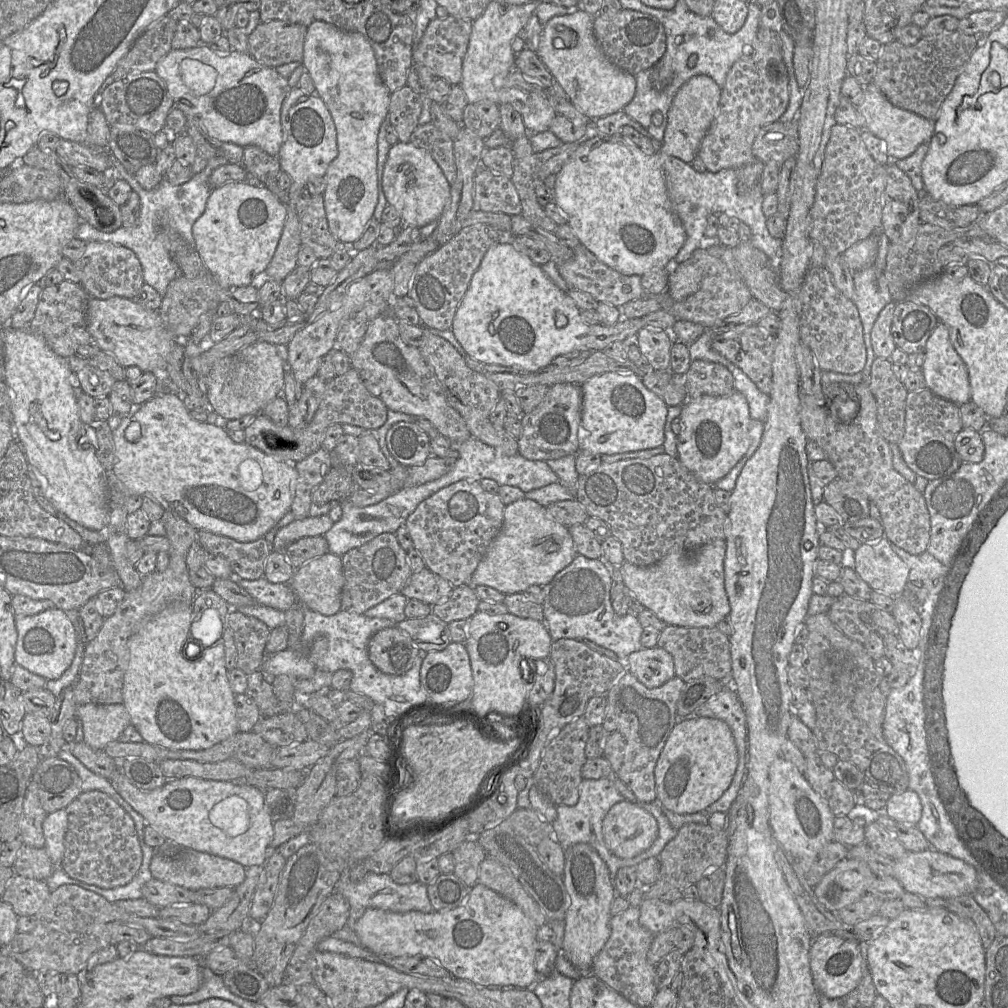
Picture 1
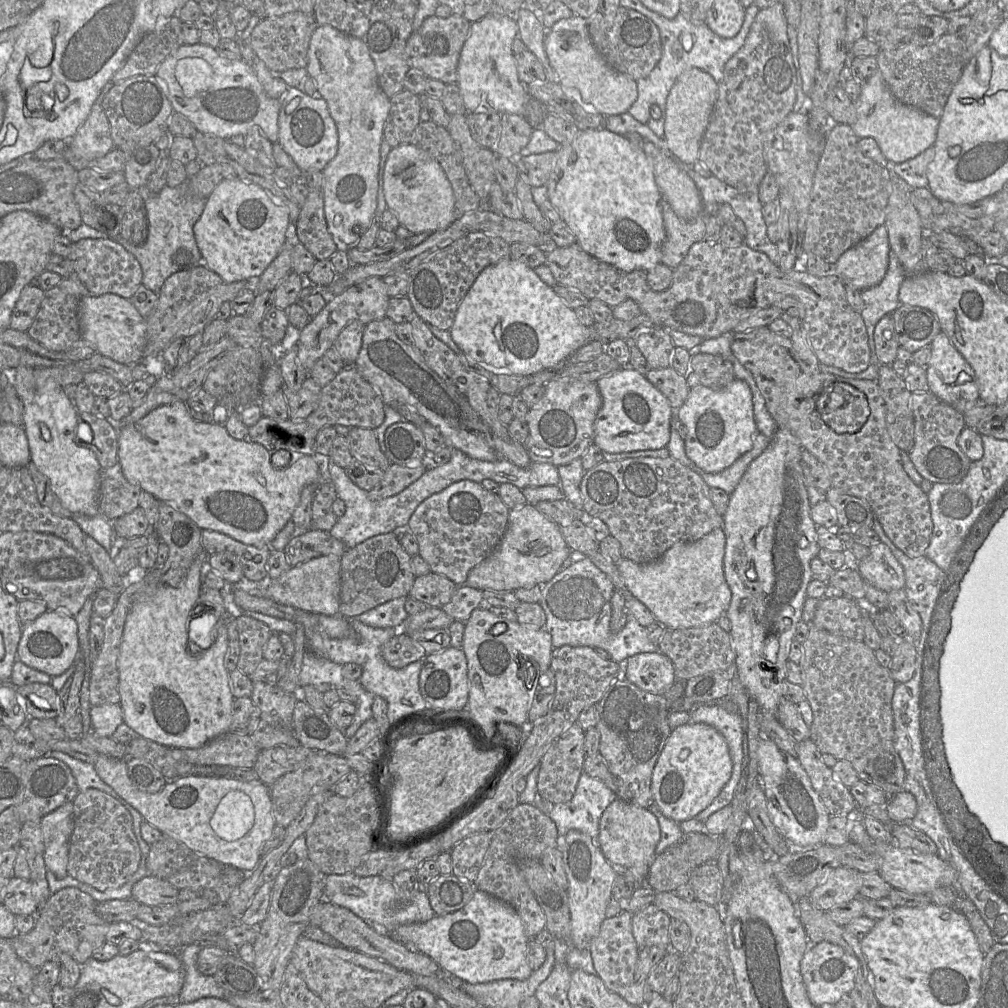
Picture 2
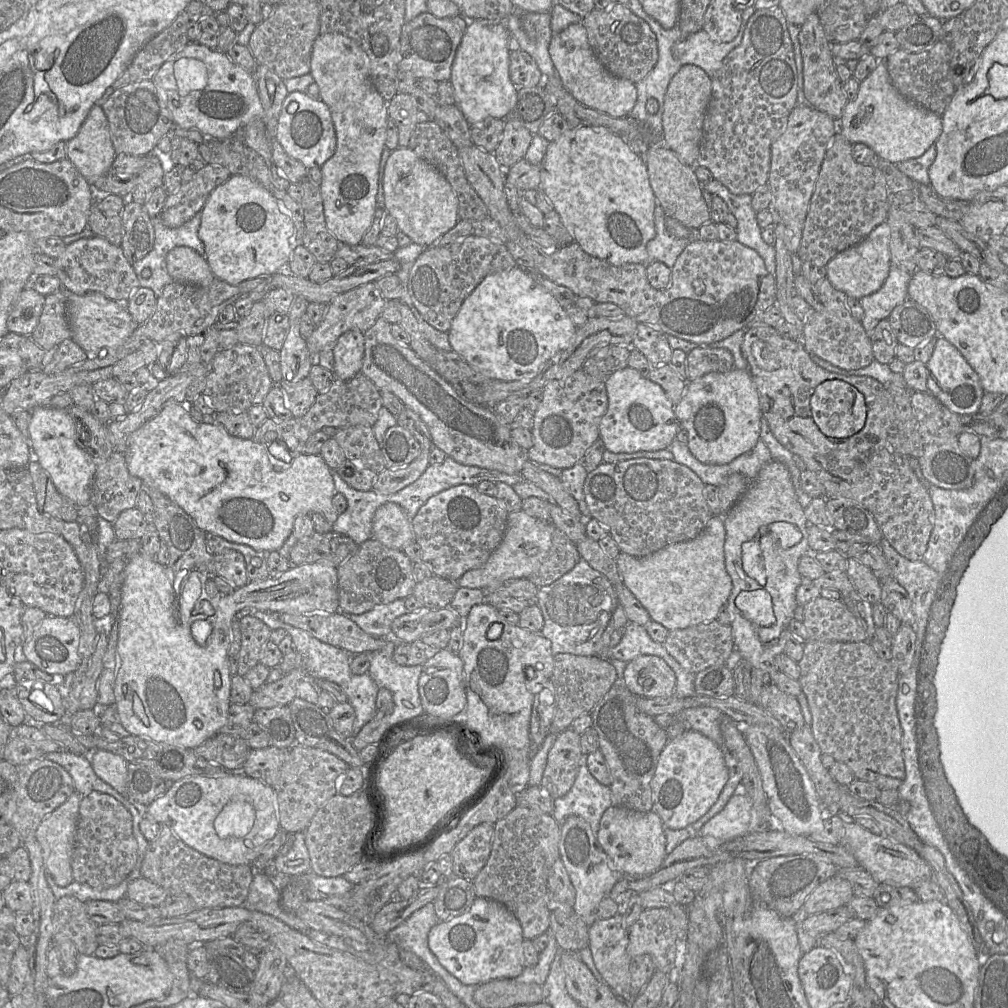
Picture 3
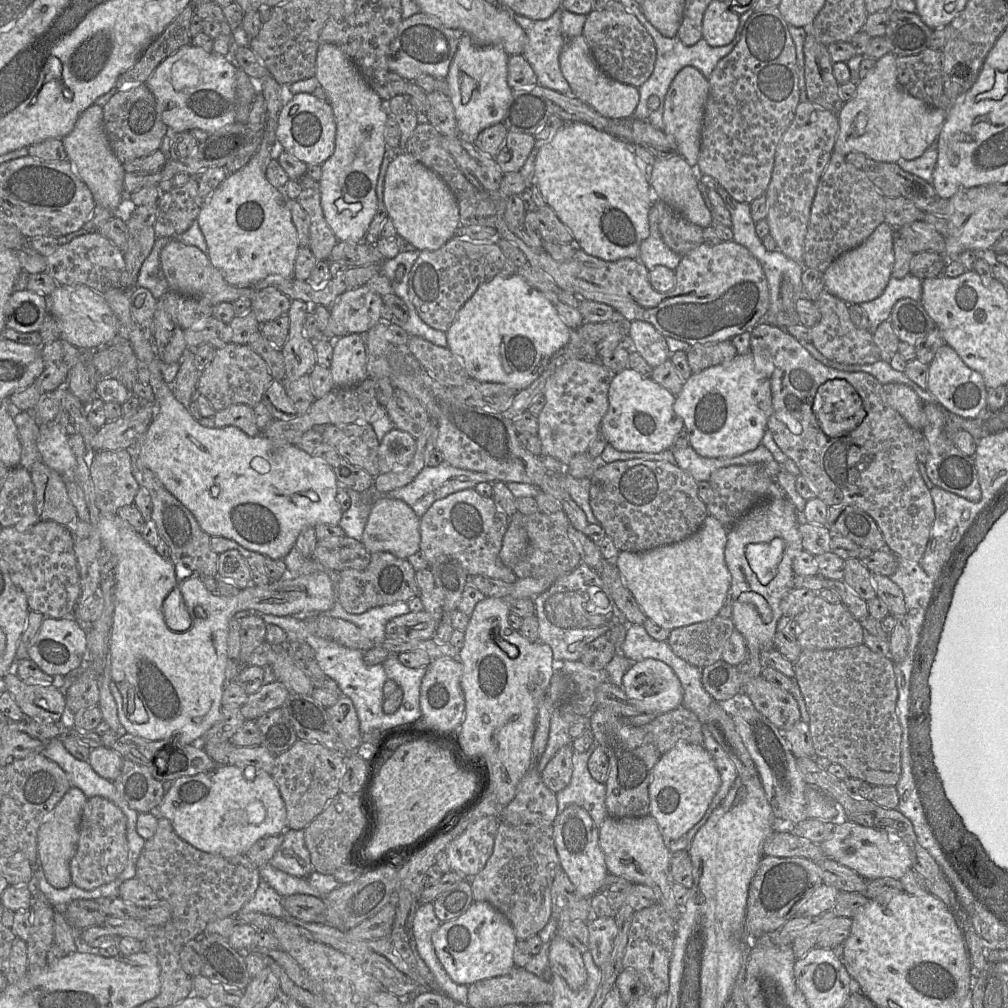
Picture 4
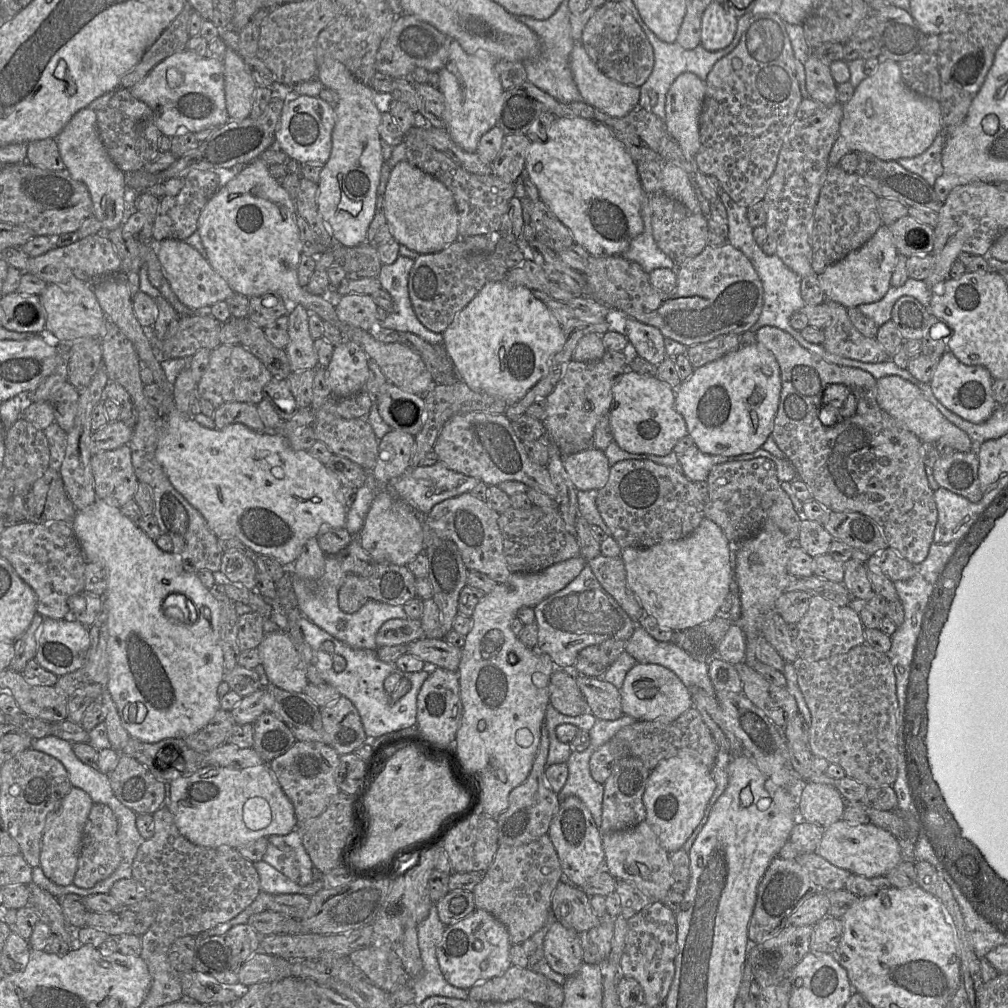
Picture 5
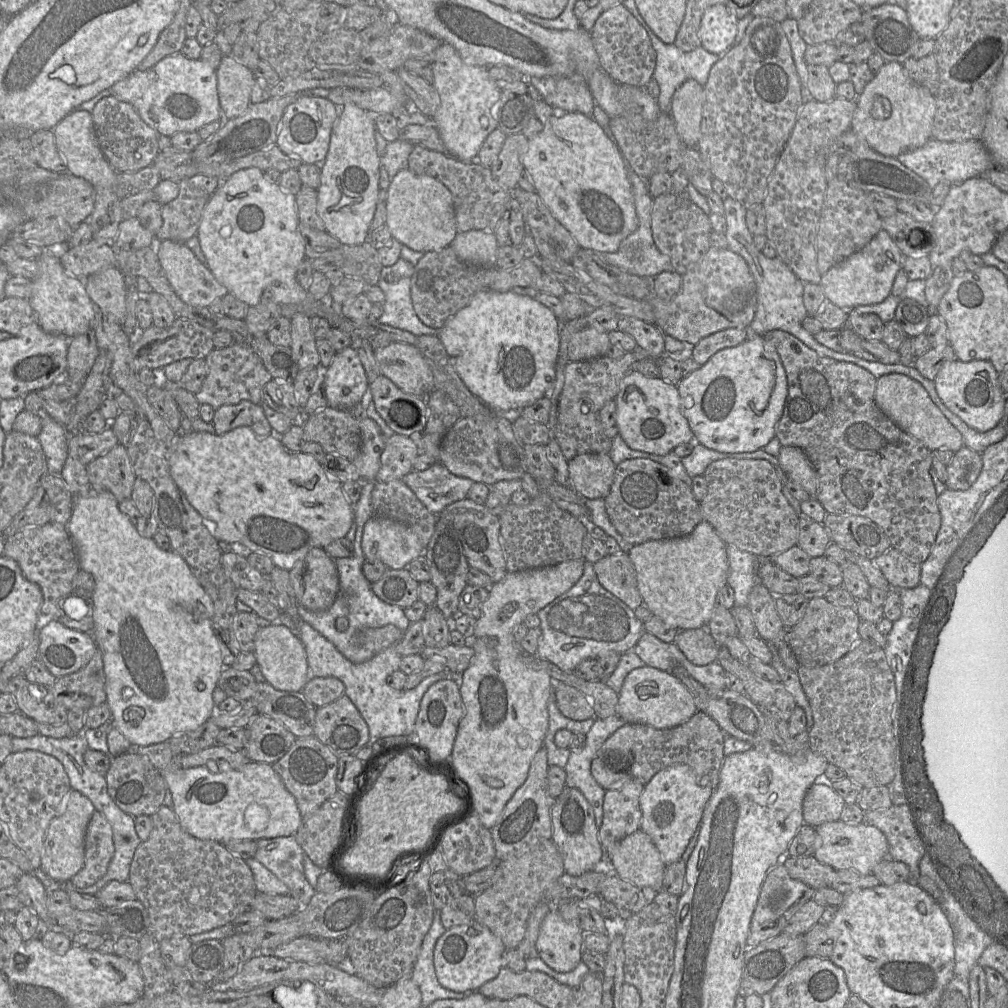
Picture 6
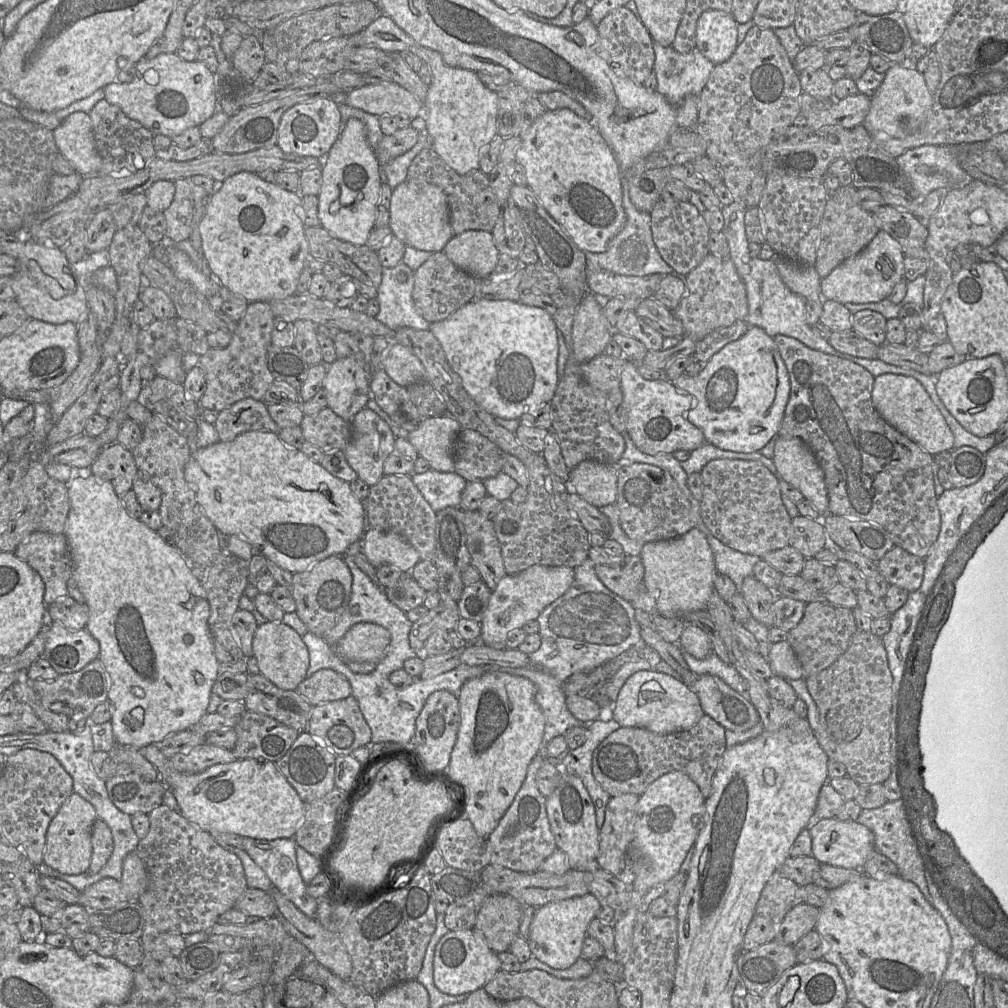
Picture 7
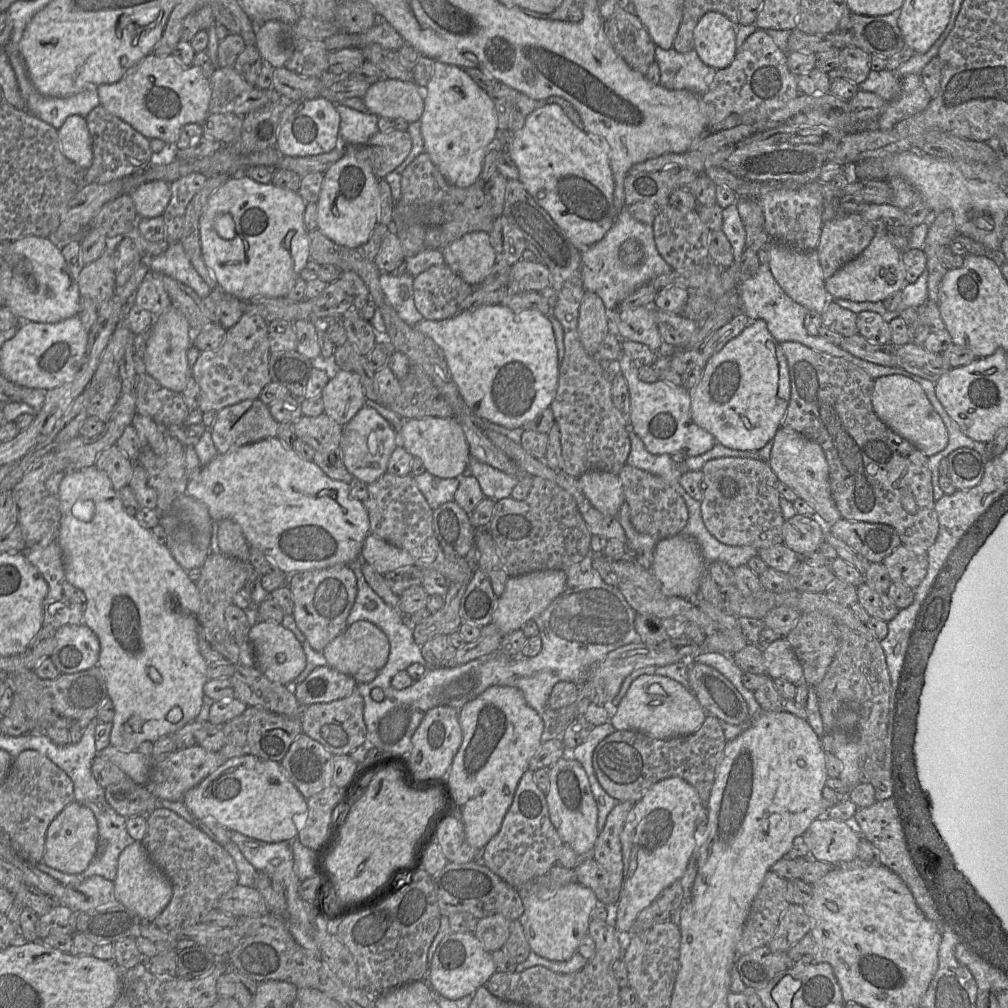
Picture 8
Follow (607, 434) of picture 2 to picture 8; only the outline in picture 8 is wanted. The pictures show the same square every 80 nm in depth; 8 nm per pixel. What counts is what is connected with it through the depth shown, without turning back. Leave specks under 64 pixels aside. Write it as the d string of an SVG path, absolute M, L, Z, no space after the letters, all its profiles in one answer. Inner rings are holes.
M622 350L618 362L630 396L630 424L648 452L652 454L681 452L686 457L692 457L702 455L713 448L716 444L715 437L692 420L688 389L661 379L651 383L641 381L636 363Z

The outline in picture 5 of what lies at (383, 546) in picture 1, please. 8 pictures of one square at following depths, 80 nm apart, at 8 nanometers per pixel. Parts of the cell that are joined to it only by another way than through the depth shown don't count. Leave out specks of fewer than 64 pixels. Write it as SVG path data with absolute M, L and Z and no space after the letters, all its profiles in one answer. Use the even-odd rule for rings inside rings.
M387 561L378 562L377 571L370 577L349 573L343 580L338 600L342 611L357 612L368 600L376 600L390 605L405 605L417 597L416 577L407 566L398 566Z

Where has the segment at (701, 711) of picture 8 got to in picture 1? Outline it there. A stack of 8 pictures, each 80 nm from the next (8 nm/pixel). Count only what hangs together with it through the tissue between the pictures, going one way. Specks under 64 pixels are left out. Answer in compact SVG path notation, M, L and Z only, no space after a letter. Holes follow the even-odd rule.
M656 646L642 648L628 656L630 673L647 688L657 688L675 676L670 653Z

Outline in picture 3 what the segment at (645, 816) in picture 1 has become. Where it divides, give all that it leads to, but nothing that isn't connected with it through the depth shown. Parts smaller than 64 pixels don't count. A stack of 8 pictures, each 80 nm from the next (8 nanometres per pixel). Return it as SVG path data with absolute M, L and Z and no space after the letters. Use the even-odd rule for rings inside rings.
M610 806L602 815L597 841L611 865L621 874L650 875L666 857L664 824L654 811L639 812L622 806Z

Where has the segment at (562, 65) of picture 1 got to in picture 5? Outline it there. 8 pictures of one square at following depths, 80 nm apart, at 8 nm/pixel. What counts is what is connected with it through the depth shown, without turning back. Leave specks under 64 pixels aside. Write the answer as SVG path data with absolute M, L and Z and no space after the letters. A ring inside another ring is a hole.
M576 41L570 54L570 67L574 81L587 104L611 117L624 117L638 107L640 88L622 84L606 76L587 53L582 41Z

